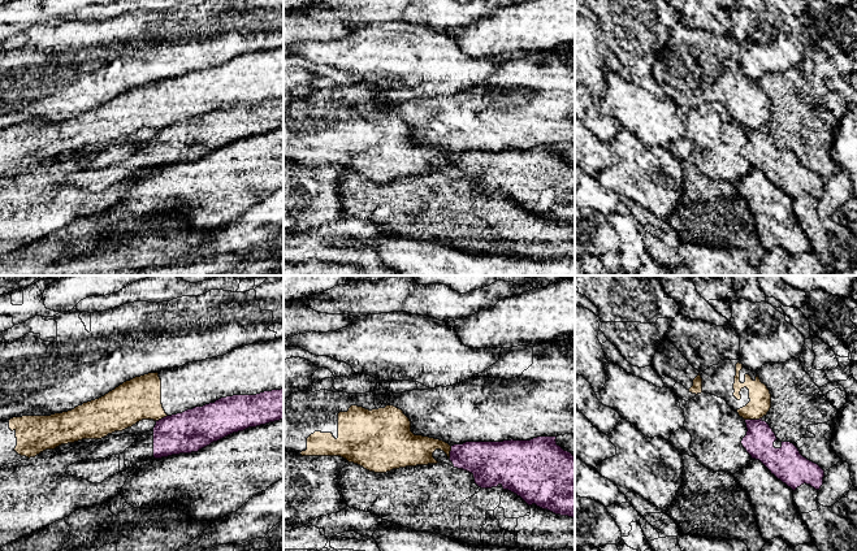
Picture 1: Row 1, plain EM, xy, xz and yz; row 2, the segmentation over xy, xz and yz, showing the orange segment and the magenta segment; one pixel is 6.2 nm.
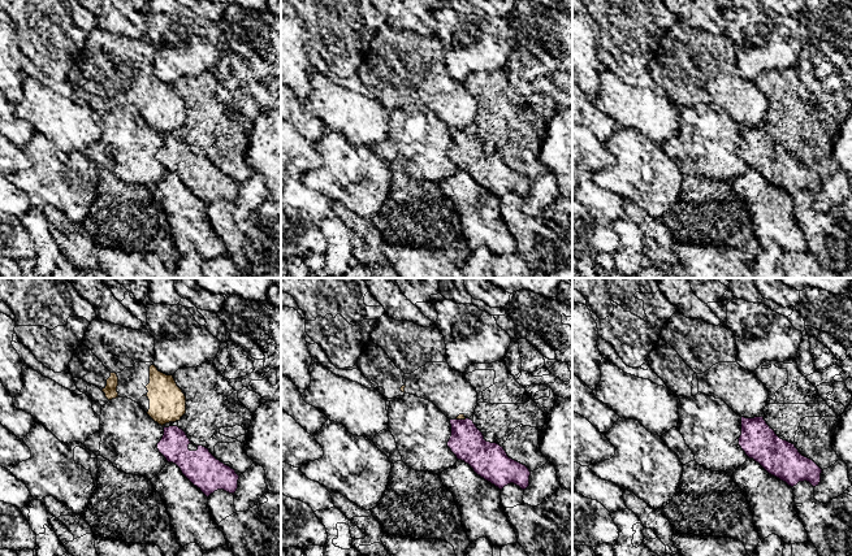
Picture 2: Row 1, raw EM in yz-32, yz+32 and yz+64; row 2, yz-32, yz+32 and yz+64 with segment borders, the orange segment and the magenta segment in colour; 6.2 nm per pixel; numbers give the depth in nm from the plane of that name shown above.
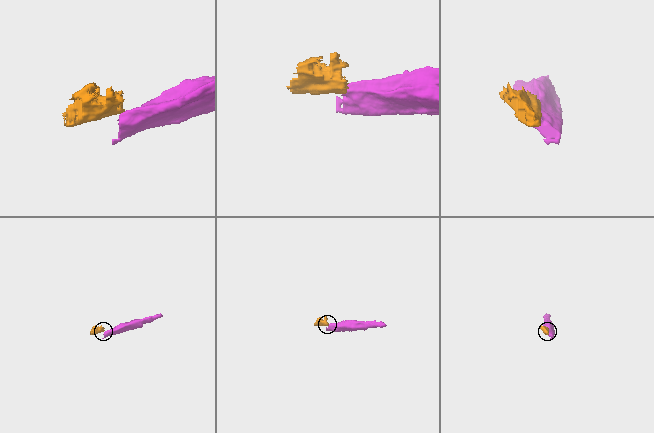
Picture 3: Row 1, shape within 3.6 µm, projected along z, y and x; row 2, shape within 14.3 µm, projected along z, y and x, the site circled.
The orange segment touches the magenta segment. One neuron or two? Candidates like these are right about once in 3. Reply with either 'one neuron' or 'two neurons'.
two neurons

